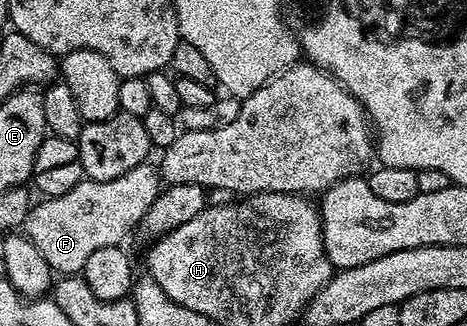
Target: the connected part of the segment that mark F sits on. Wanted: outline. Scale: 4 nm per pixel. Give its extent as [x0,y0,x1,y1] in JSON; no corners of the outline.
[22,163,160,275]

